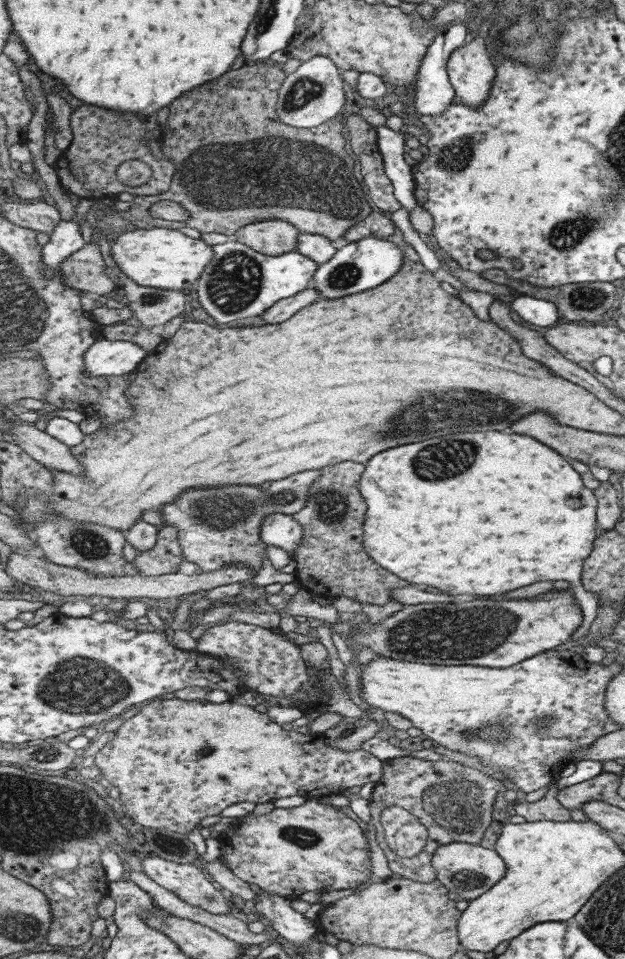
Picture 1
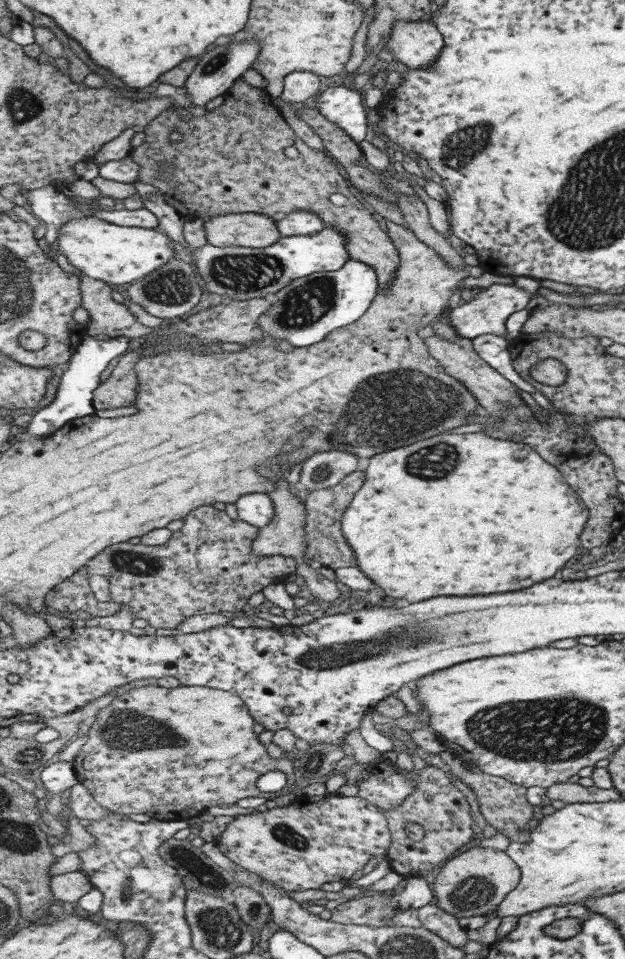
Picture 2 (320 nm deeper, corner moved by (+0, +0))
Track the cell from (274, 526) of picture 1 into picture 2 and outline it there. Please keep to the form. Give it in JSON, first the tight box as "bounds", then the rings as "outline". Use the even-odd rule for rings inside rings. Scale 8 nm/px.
{"bounds":[237,493,276,529],"outline":[[[253,493],[243,495],[237,499],[239,519],[265,529],[276,515],[276,505],[267,493]]]}

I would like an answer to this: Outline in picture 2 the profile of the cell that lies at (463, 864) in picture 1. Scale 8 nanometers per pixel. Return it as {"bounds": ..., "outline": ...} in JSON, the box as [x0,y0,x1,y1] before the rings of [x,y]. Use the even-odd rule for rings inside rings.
{"bounds":[430,846,520,919],"outline":[[[477,846],[446,860],[440,871],[430,879],[430,886],[435,904],[457,919],[488,914],[519,880],[520,871],[505,851]]]}

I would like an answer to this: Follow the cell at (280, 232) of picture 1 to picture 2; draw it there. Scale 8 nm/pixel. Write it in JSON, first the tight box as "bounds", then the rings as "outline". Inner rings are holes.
{"bounds":[203,212,282,248],"outline":[[[254,212],[212,216],[203,226],[207,242],[215,247],[269,248],[282,234],[273,217]]]}

